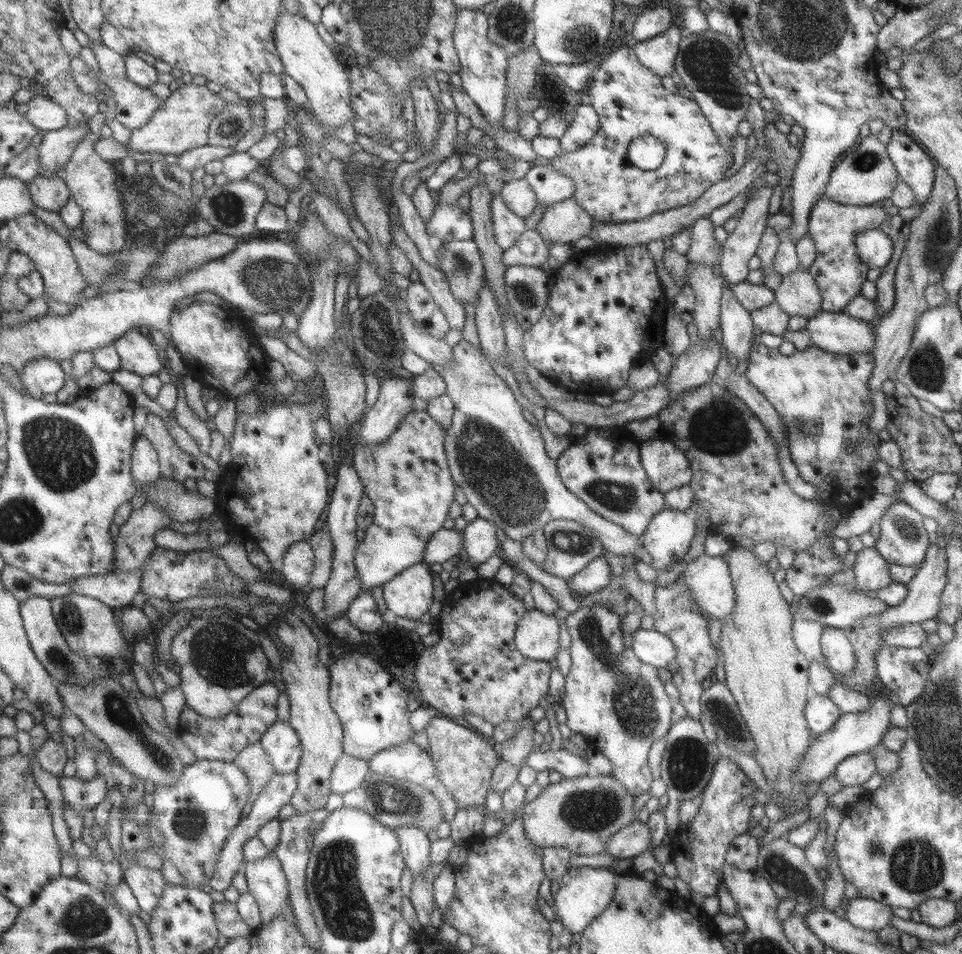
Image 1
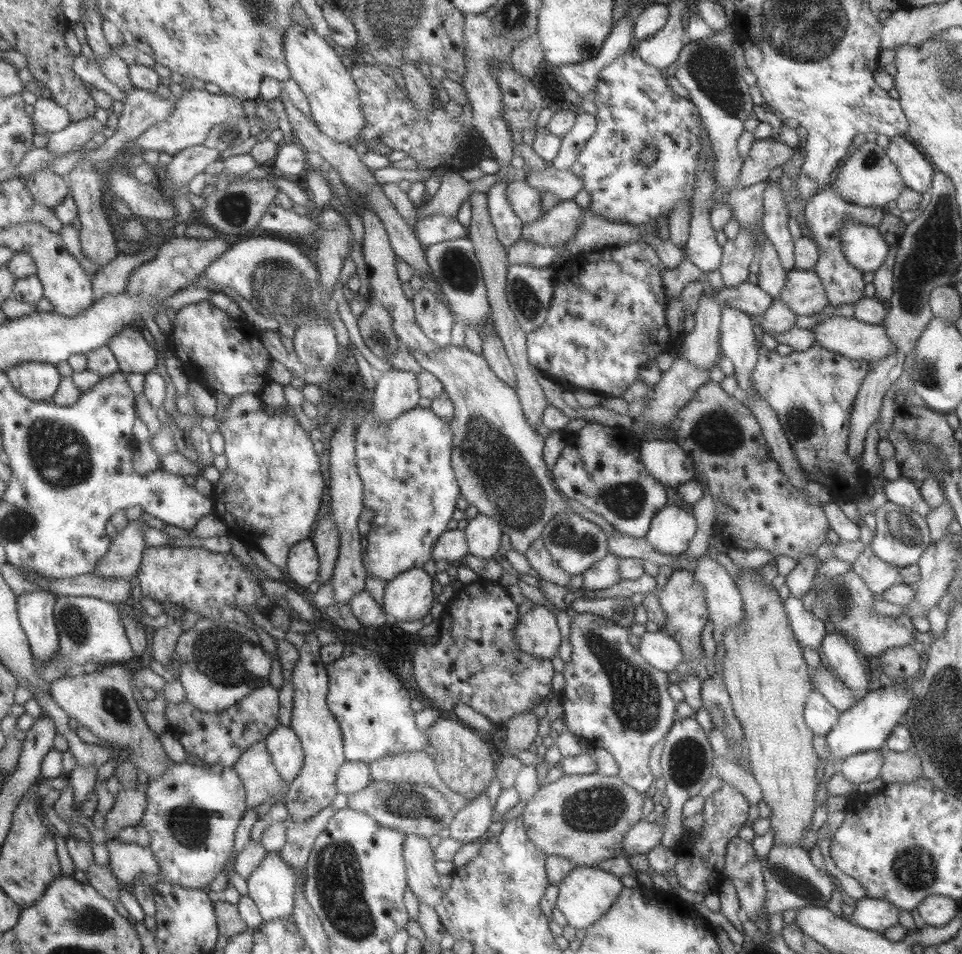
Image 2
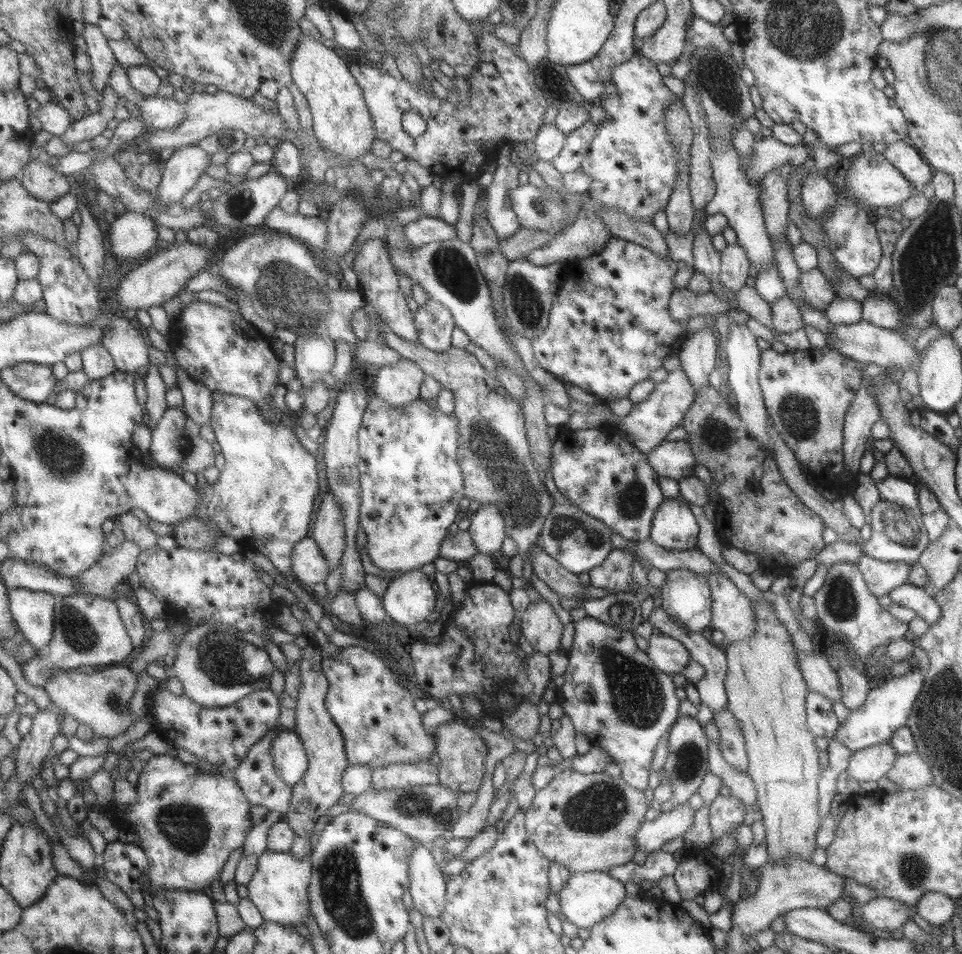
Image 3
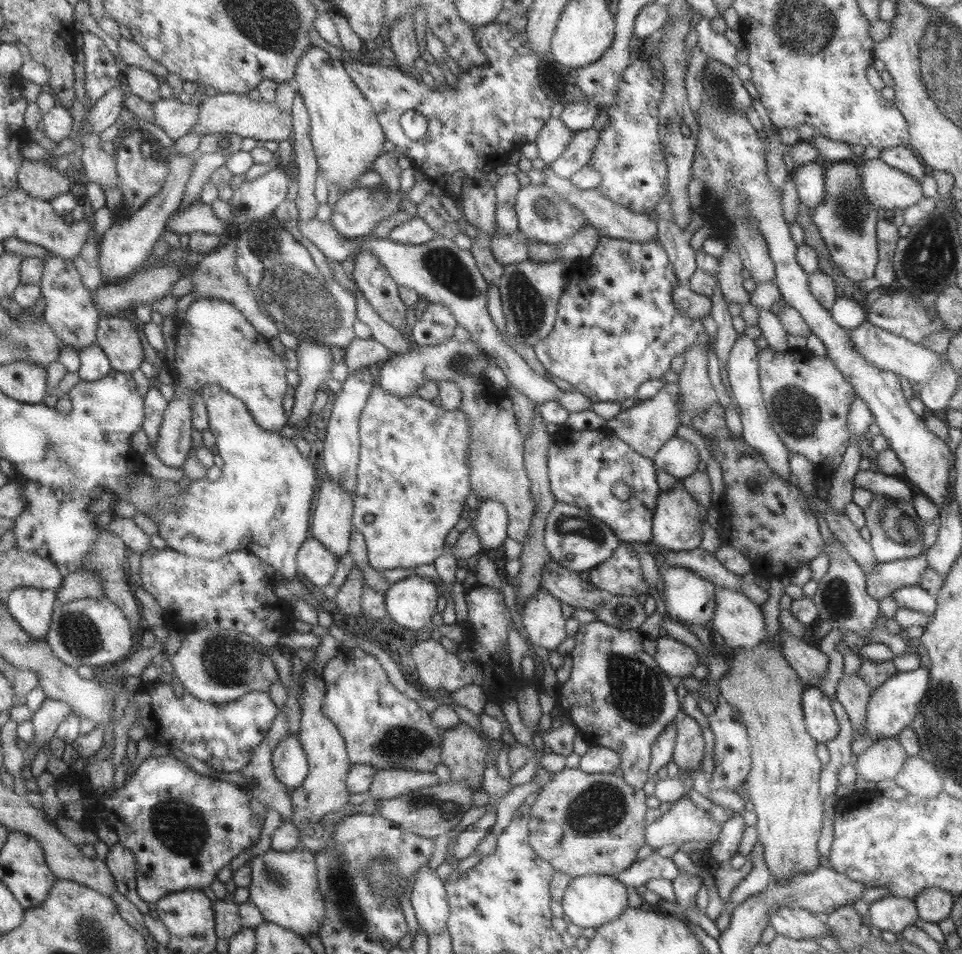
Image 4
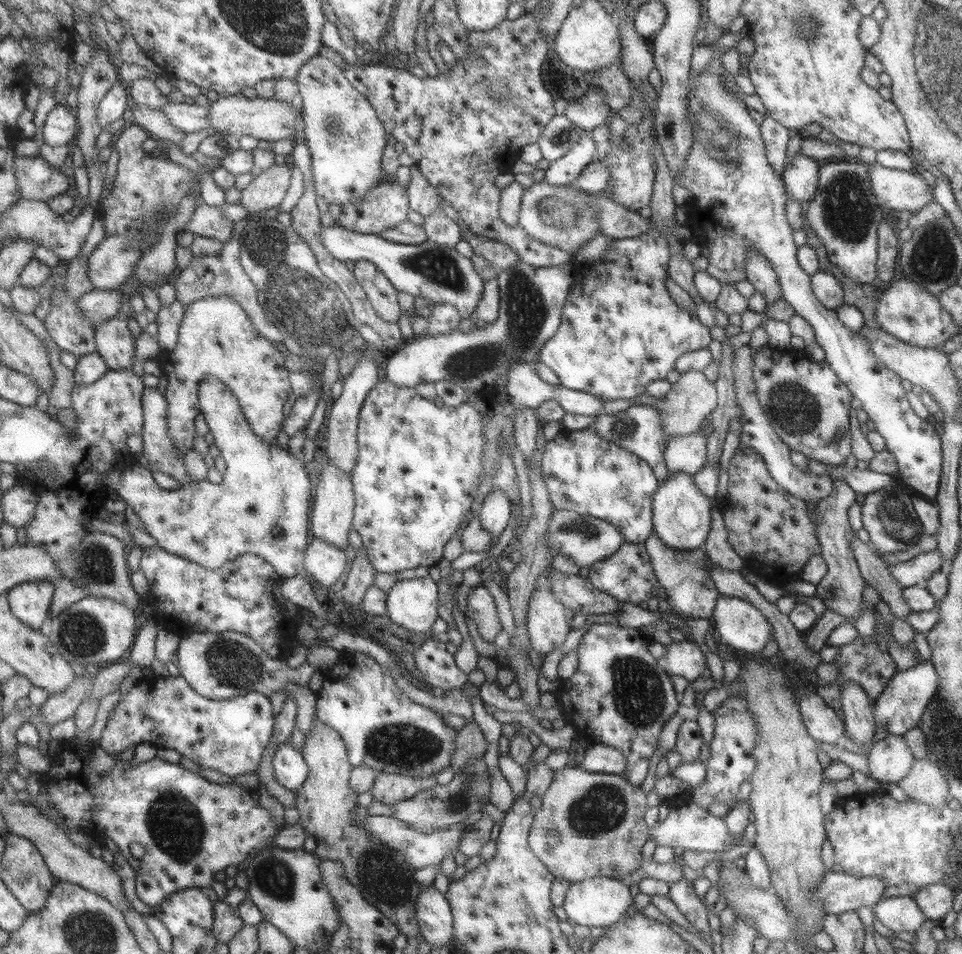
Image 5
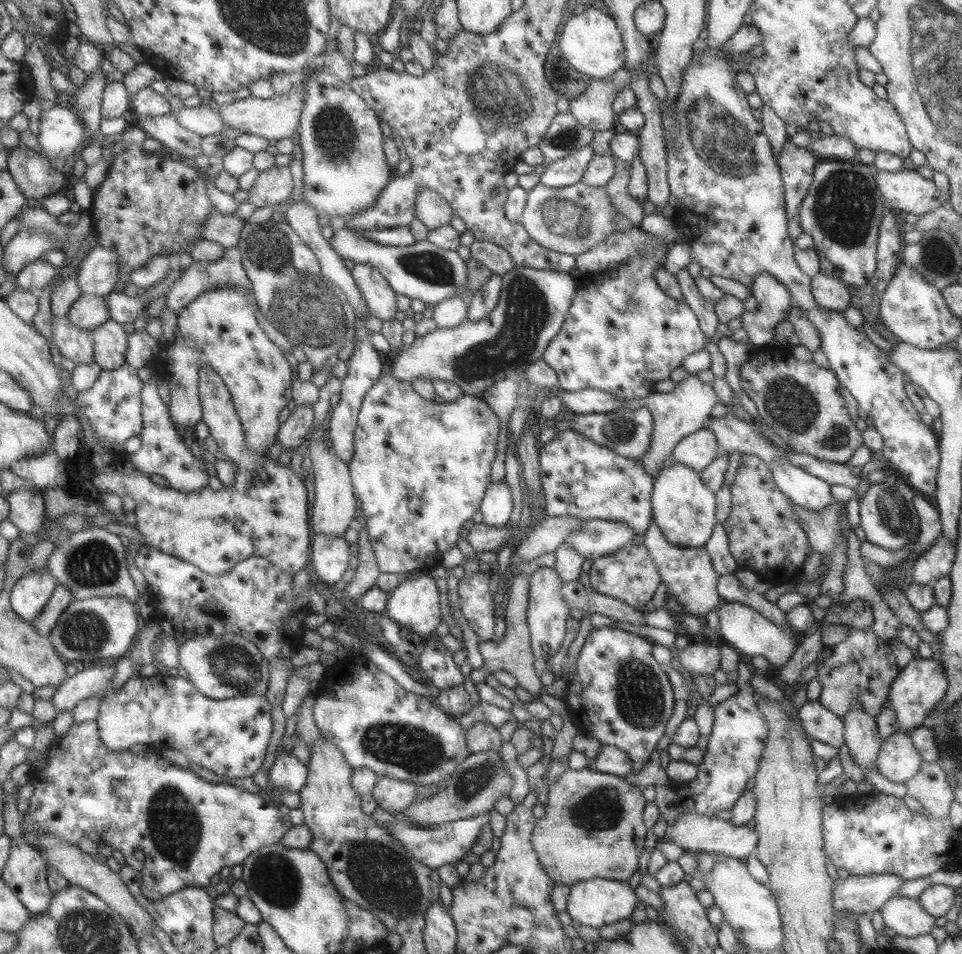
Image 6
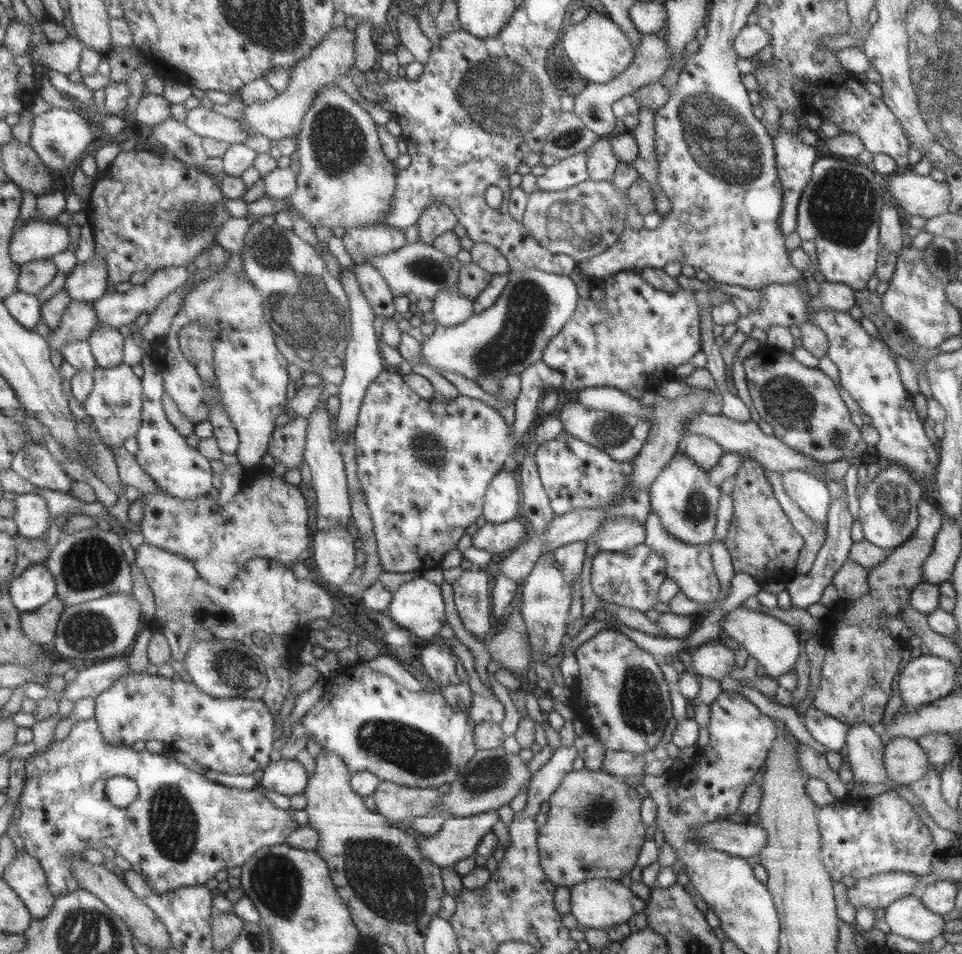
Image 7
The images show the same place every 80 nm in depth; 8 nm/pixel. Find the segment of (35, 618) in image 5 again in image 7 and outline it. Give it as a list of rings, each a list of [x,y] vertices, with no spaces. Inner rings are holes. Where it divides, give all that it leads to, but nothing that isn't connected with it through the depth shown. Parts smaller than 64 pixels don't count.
[[[45,562],[30,566],[11,583],[11,597],[21,614],[33,614],[58,596],[58,583]]]

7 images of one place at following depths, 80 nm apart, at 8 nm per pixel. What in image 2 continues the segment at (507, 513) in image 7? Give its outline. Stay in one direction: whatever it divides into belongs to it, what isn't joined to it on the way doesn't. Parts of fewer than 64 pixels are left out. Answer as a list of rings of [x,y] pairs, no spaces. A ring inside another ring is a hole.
[[[477,513],[467,520],[464,528],[469,554],[491,559],[499,550],[499,538],[502,530],[499,522],[492,516]]]

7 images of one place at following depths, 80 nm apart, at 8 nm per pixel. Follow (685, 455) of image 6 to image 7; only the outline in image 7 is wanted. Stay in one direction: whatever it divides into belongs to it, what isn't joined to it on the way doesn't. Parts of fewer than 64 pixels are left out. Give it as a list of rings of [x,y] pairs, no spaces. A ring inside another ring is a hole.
[[[684,434],[678,442],[677,449],[683,451],[704,471],[713,468],[724,453],[723,447],[718,442],[699,434]]]

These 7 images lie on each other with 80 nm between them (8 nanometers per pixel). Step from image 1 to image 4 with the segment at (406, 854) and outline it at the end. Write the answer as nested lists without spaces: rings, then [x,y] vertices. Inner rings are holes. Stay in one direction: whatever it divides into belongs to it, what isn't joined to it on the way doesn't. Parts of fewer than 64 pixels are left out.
[[[428,862],[415,871],[417,874],[414,883],[411,884],[412,890],[410,892],[410,902],[419,926],[418,931],[423,932],[425,936],[436,934],[442,928],[446,929],[446,920],[449,914],[444,883],[439,881],[435,872],[428,869]]]

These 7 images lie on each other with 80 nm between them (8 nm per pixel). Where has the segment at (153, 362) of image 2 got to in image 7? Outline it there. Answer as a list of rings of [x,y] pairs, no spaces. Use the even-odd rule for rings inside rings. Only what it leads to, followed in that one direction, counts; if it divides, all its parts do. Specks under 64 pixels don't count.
[[[99,325],[88,341],[99,367],[110,369],[124,362],[126,338],[114,326]]]

